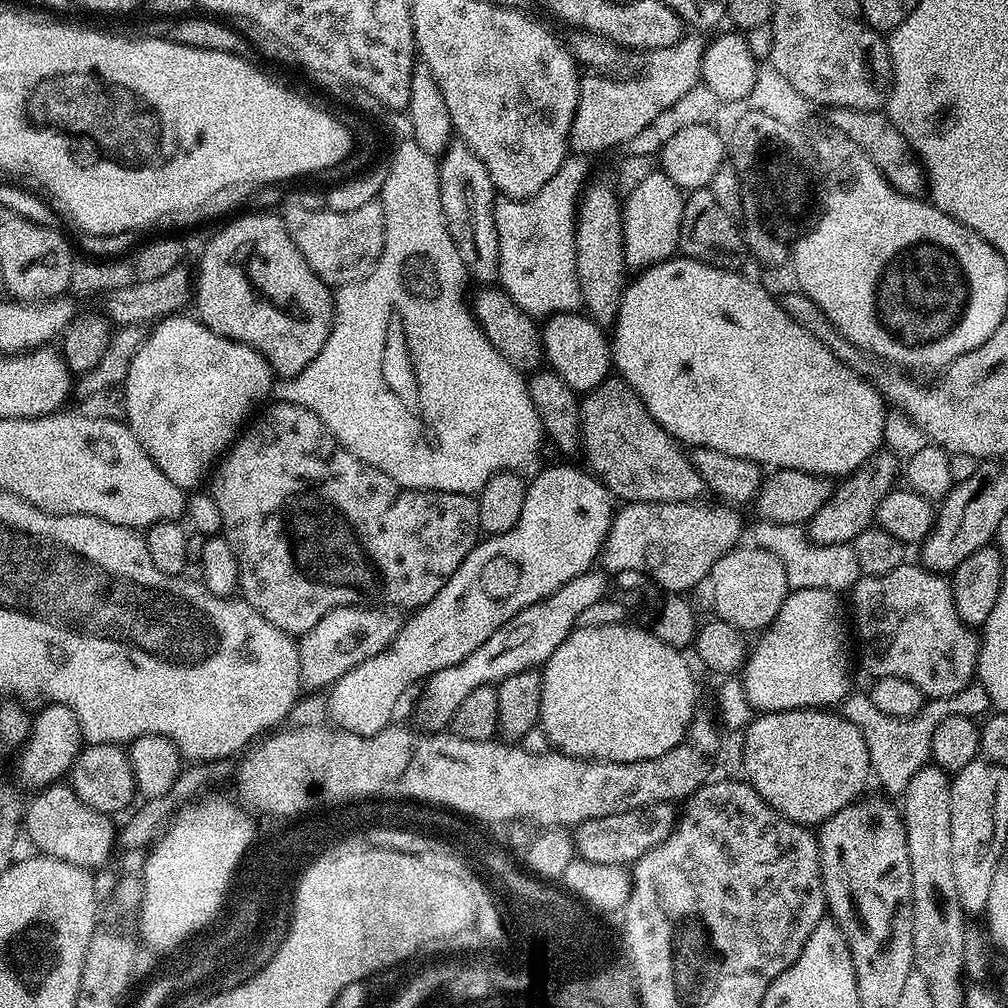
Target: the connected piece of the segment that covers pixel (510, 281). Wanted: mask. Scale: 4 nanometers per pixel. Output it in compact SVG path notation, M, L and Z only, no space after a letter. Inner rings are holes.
M569 154L558 174L525 200L497 199L494 226L498 230L499 287L533 318L547 318L581 307L576 273L576 210L589 183L589 161Z

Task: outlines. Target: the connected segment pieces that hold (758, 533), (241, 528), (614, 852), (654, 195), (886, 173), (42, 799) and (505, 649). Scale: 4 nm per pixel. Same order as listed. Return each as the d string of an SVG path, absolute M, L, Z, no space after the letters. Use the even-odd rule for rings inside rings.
M757 519L752 528L751 543L776 555L786 570L786 582L792 590L830 590L837 594L847 593L860 581L861 570L858 554L851 544L822 546L816 544L803 527L794 524L775 524Z
M276 402L273 403L273 405L273 408L266 409L260 417L257 415L255 419L253 419L251 423L241 431L236 443L228 449L226 455L219 461L218 467L215 469L214 475L211 477L211 480L213 480L212 488L210 487L210 494L214 498L214 502L218 502L218 514L222 514L222 535L224 539L230 542L230 550L234 550L234 558L238 558L238 578L240 579L238 592L242 599L250 606L254 606L254 610L258 610L258 614L262 614L262 618L266 618L266 622L278 626L278 630L288 633L288 635L293 638L303 636L306 630L310 630L310 626L315 626L318 622L322 622L322 618L326 618L326 614L330 614L332 608L391 606L396 610L405 610L404 608L408 608L407 610L415 610L422 607L426 602L430 602L434 598L434 594L438 594L438 590L442 590L442 586L446 586L450 574L454 574L454 570L458 570L458 566L462 566L462 558L466 558L466 554L470 554L470 550L475 548L478 541L481 539L480 505L477 497L475 495L467 496L466 494L454 494L453 492L430 492L419 488L403 488L401 484L394 482L394 478L382 474L382 470L378 470L374 466L362 462L354 454L338 450L338 445L335 438L330 434L330 430L326 430L324 423L321 422L321 420L319 420L310 410L306 410L297 404L289 404L287 402Z
M654 802L626 810L622 814L610 814L606 818L590 818L577 824L574 829L574 843L579 859L595 864L635 864L642 854L654 850L674 830L678 819L678 808L672 802Z
M653 170L646 179L638 182L632 192L627 193L622 200L622 215L624 218L624 267L625 269L643 270L653 268L663 260L673 259L678 252L678 230L682 226L682 210L684 209L685 193L666 174Z
M830 108L827 109L827 127L838 130L878 166L878 170L890 182L894 190L898 190L904 196L914 196L917 198L925 195L928 178L924 171L924 165L920 162L920 157L913 152L912 147L906 142L902 130L894 126L894 122L888 117L884 110L854 110L853 108Z
M68 782L49 784L33 796L36 797L27 801L22 828L25 833L28 831L37 853L89 870L97 870L111 858L112 850L117 847L118 828L112 825L113 817L109 813L86 806Z
M589 570L578 574L578 578L570 578L566 586L554 590L554 594L534 602L534 606L526 606L526 610L510 618L510 622L490 634L490 638L486 638L486 642L482 642L482 646L478 646L474 654L428 677L423 685L425 688L420 696L420 705L416 708L415 723L425 732L447 729L458 706L462 706L462 702L466 702L468 695L474 694L478 686L495 686L510 678L510 674L522 674L522 670L527 668L539 669L572 633L578 622L578 614L582 614L582 610L587 610L588 607L594 606L594 602L609 595L608 580L609 573L603 570Z

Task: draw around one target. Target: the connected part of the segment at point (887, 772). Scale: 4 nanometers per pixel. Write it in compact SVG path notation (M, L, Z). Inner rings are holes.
M973 682L963 688L958 694L947 696L946 699L929 699L918 715L908 719L890 718L882 710L878 710L870 702L867 693L849 693L841 703L840 714L847 718L851 724L858 726L859 732L866 742L869 769L873 777L889 795L901 795L910 778L914 776L925 764L929 763L932 754L934 730L939 723L948 717L983 717L989 710L984 706L986 690L979 682Z

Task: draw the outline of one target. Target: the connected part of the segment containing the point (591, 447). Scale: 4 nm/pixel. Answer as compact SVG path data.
M623 378L606 379L581 399L580 443L582 453L588 459L587 467L617 501L637 504L696 502L701 499L700 492L705 491L702 474L698 474L693 466L689 453L648 413L642 398L638 398L636 391Z

